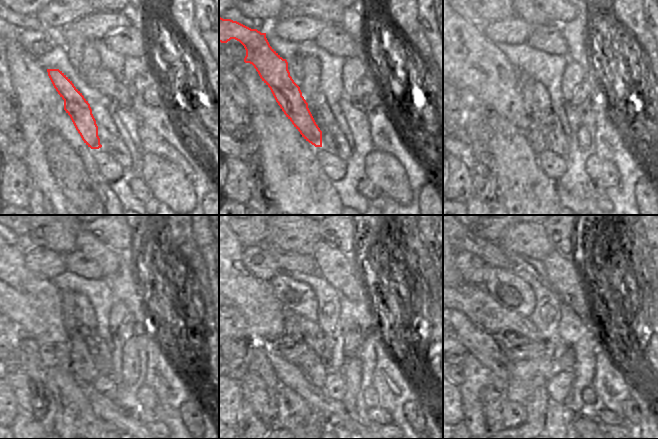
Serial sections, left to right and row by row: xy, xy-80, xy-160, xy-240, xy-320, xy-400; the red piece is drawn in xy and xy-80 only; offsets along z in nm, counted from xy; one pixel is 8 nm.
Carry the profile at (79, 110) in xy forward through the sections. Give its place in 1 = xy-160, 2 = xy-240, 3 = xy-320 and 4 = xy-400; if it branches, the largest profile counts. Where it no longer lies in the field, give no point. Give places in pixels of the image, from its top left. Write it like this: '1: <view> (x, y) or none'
1: xy-160 (490, 76)
2: xy-240 (37, 308)
3: xy-320 (254, 298)
4: xy-400 (463, 283)

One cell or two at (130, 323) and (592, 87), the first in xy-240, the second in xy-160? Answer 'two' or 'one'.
one

